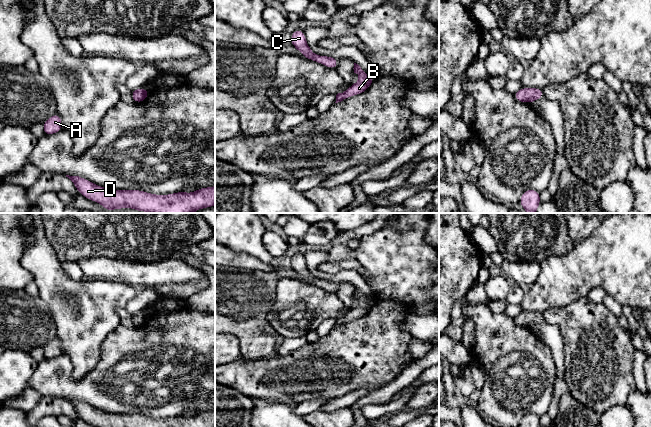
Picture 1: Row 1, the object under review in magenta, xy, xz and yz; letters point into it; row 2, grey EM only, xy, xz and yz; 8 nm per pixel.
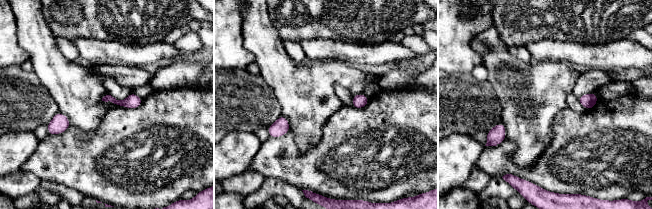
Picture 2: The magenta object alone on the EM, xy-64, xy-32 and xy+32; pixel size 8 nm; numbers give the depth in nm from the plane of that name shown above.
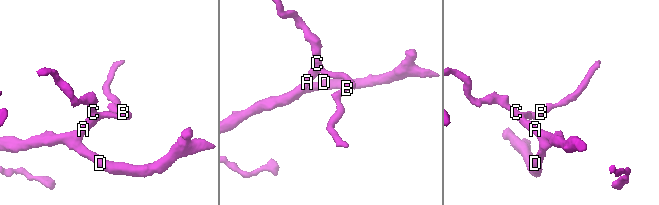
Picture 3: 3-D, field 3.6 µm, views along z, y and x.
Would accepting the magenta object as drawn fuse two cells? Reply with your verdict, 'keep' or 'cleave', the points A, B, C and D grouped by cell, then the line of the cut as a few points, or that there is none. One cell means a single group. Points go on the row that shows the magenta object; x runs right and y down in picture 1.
keep; groups A B C D; cut none

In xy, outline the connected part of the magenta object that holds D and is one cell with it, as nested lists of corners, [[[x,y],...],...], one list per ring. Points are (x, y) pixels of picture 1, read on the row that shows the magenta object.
[[[66,175],[77,191],[87,199],[101,204],[105,210],[132,208],[151,213],[194,213],[215,205],[215,186],[199,188],[193,193],[177,192],[167,195],[142,190],[112,190],[96,185],[79,176]]]

